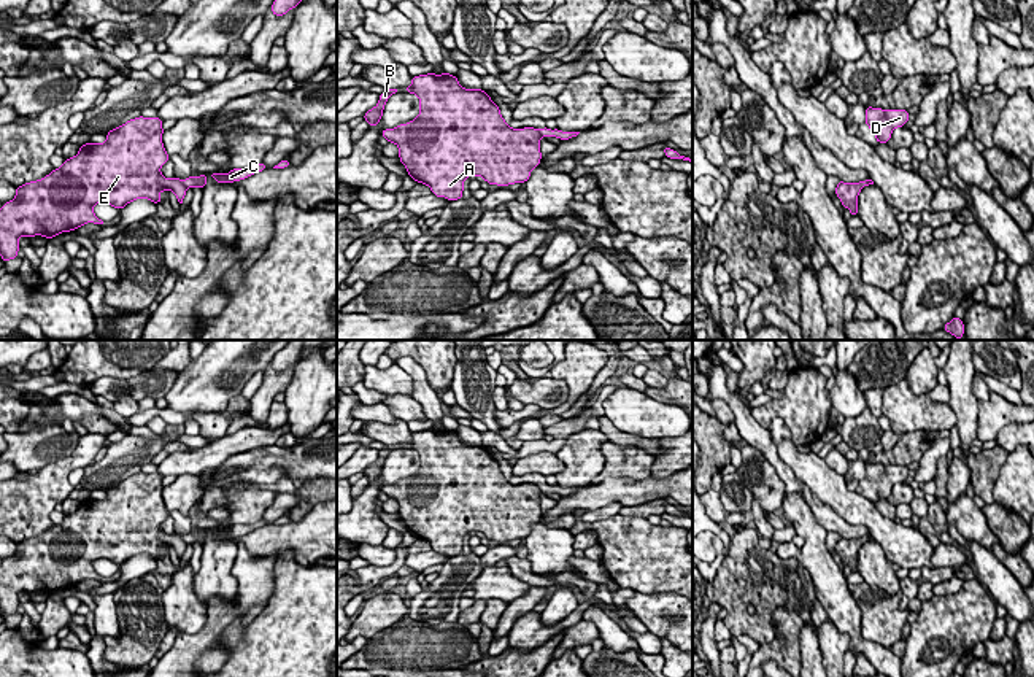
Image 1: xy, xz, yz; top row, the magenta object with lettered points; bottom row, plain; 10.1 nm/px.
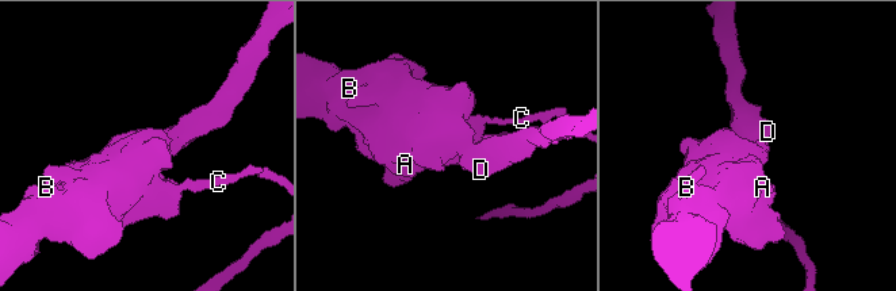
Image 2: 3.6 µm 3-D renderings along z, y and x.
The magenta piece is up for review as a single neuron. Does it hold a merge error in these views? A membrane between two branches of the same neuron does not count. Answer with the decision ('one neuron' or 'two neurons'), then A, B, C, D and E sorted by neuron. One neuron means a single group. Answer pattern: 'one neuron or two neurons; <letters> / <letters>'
two neurons; A B D E / C

